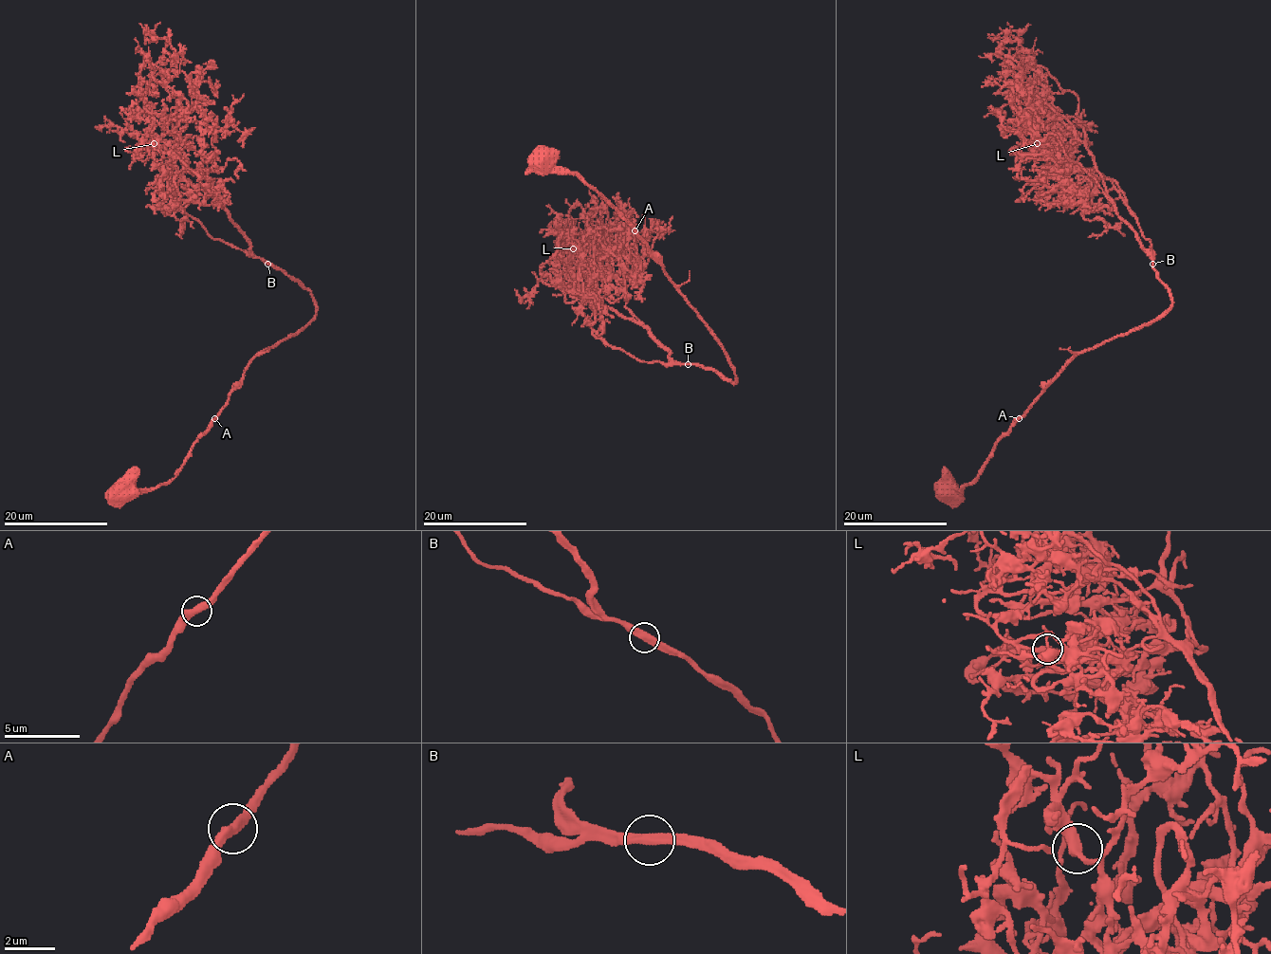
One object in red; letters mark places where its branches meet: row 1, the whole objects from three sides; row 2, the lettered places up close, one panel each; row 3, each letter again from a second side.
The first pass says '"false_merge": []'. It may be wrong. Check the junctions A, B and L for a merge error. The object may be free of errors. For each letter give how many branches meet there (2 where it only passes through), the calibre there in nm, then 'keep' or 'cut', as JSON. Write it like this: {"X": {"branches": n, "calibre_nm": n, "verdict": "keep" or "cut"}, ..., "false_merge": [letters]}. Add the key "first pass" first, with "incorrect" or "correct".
{"first pass": "correct", "A": {"branches": 2, "calibre_nm": 400, "verdict": "keep"}, "B": {"branches": 2, "calibre_nm": 400, "verdict": "keep"}, "L": {"branches": 2, "calibre_nm": 360, "verdict": "keep"}, "false_merge": []}

